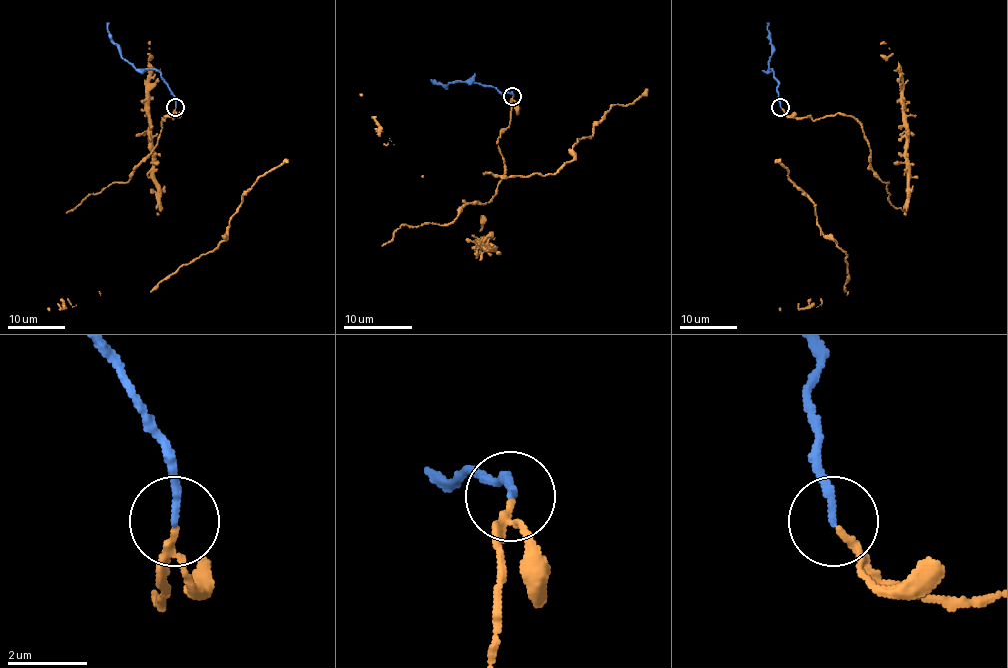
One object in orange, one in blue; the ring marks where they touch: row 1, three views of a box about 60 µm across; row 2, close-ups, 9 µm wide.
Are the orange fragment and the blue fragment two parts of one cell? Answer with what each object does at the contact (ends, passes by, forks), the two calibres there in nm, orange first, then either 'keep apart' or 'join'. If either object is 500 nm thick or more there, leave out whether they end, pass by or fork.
orange passes by; blue ends there; 130 nm thick on the orange side, 190 nm on the other; join

